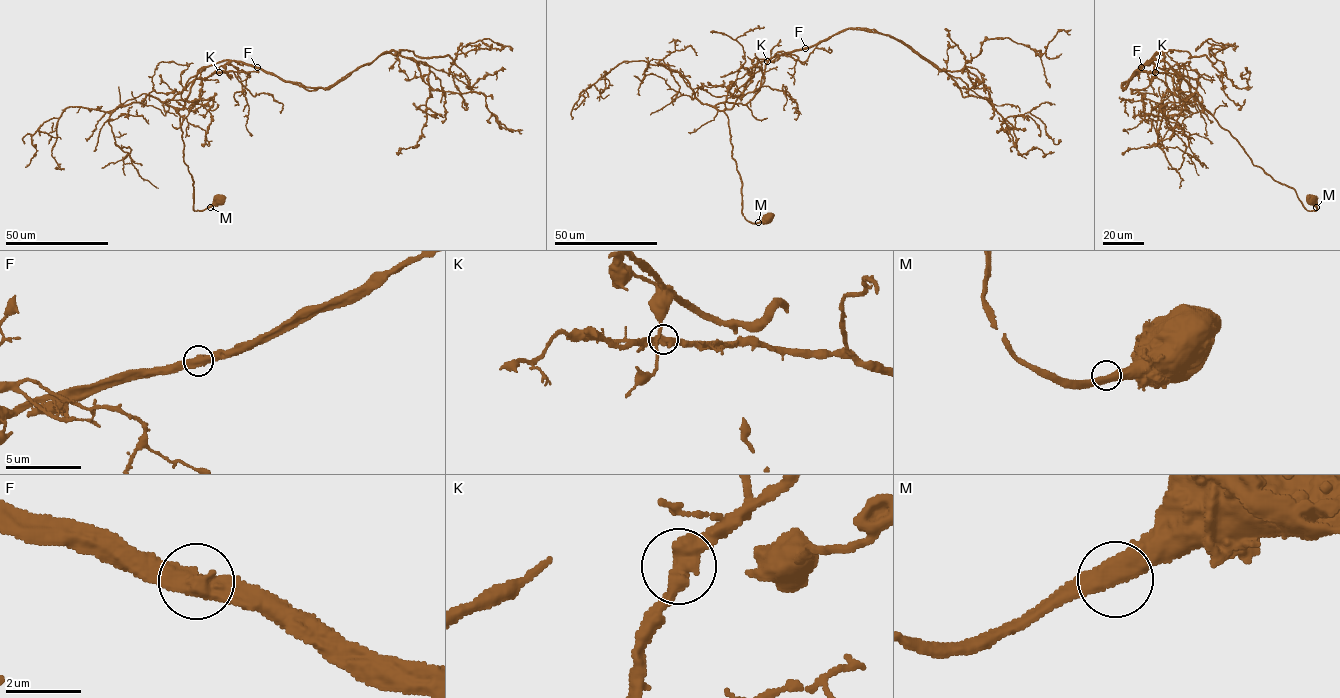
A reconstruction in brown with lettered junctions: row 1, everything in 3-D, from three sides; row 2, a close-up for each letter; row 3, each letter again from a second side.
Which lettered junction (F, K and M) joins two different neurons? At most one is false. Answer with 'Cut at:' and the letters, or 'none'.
Cut at: F

